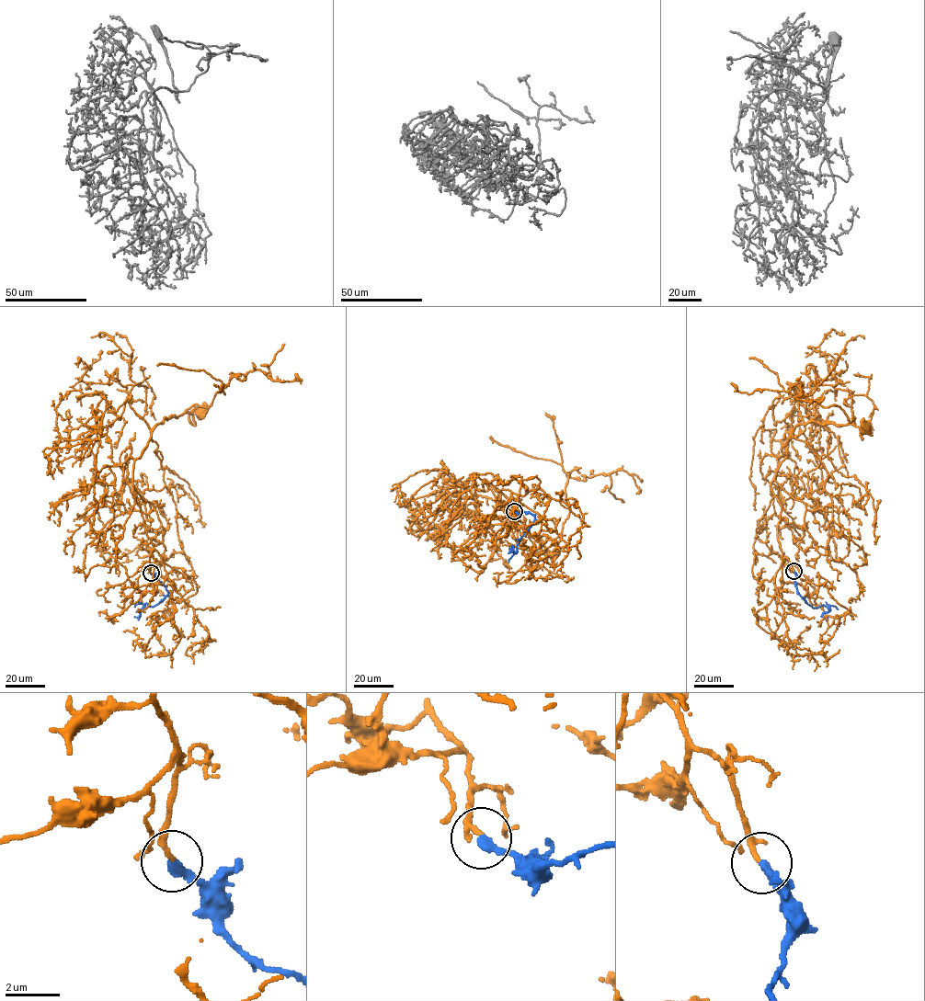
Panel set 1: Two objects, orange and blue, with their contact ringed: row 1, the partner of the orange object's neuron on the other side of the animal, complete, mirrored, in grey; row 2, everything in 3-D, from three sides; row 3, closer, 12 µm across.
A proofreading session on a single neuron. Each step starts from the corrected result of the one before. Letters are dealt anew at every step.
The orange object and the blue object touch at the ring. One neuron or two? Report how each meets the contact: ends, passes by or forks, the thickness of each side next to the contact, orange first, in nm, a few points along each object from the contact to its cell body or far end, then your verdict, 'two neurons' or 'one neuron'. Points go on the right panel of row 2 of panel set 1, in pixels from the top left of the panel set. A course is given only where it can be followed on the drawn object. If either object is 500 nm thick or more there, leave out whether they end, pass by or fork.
orange passes by; blue ends; calibres 130 and 360 nm; course orange (793, 571), (770, 486), (782, 448), (799, 425), (853, 425), (862, 438), (864, 426); course blue (793, 571), (800, 596), (813, 608), (827, 608), (822, 614), (827, 617); one neuron

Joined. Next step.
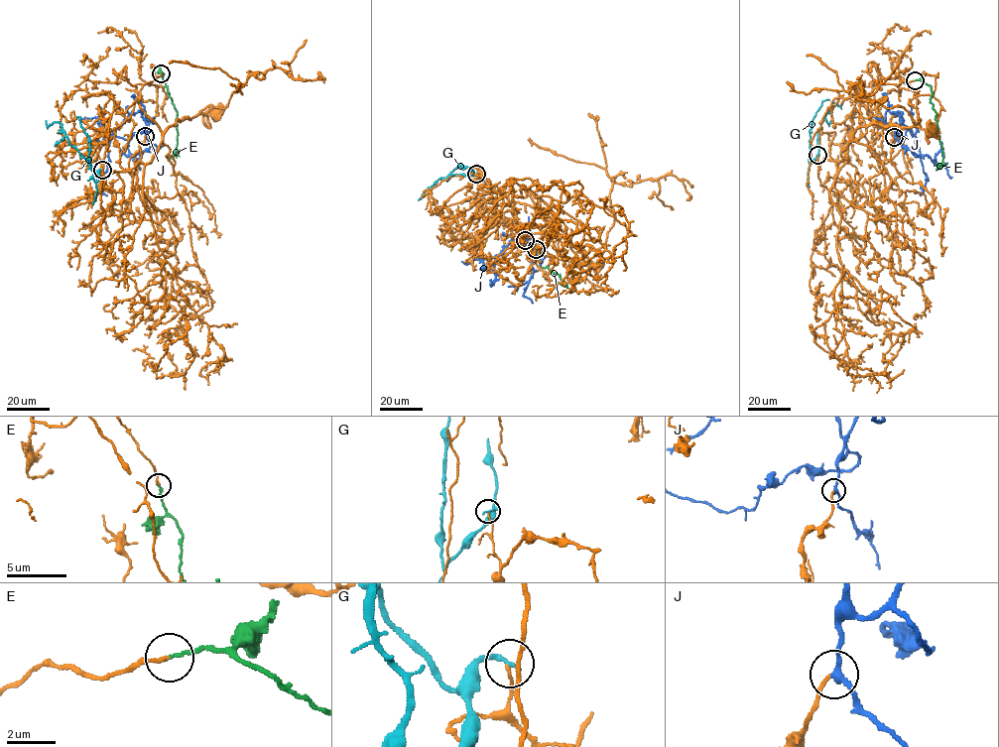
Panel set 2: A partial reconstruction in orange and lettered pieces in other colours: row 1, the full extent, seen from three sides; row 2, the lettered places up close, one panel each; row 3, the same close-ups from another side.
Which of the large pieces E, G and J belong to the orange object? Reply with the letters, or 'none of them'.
E, J

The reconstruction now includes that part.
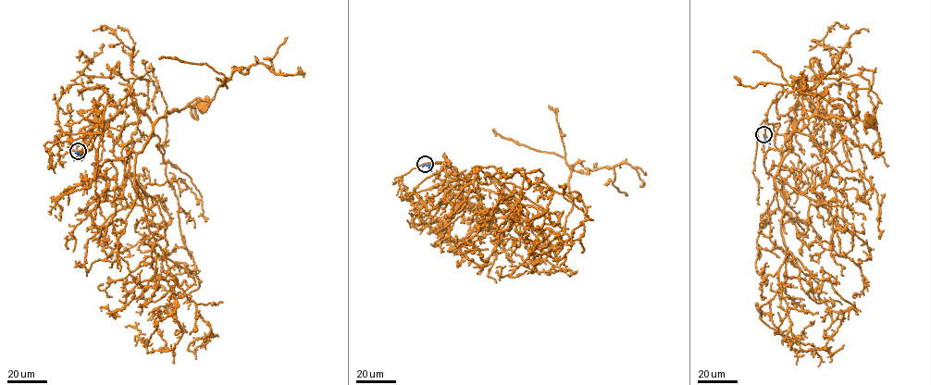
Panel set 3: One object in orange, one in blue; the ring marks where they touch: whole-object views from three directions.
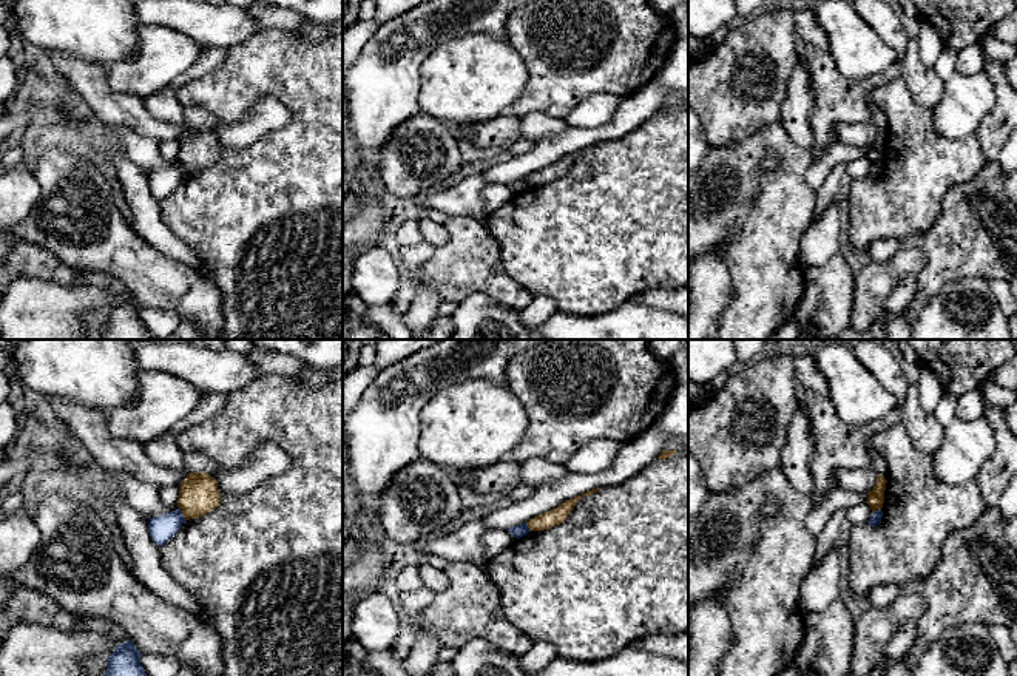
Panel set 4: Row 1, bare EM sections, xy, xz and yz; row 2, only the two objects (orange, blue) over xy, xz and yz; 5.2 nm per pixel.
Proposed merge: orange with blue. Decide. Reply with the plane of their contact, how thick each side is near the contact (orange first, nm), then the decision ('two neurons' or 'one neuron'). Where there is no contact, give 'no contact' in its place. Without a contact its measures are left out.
xy | 200/130 nm | two neurons

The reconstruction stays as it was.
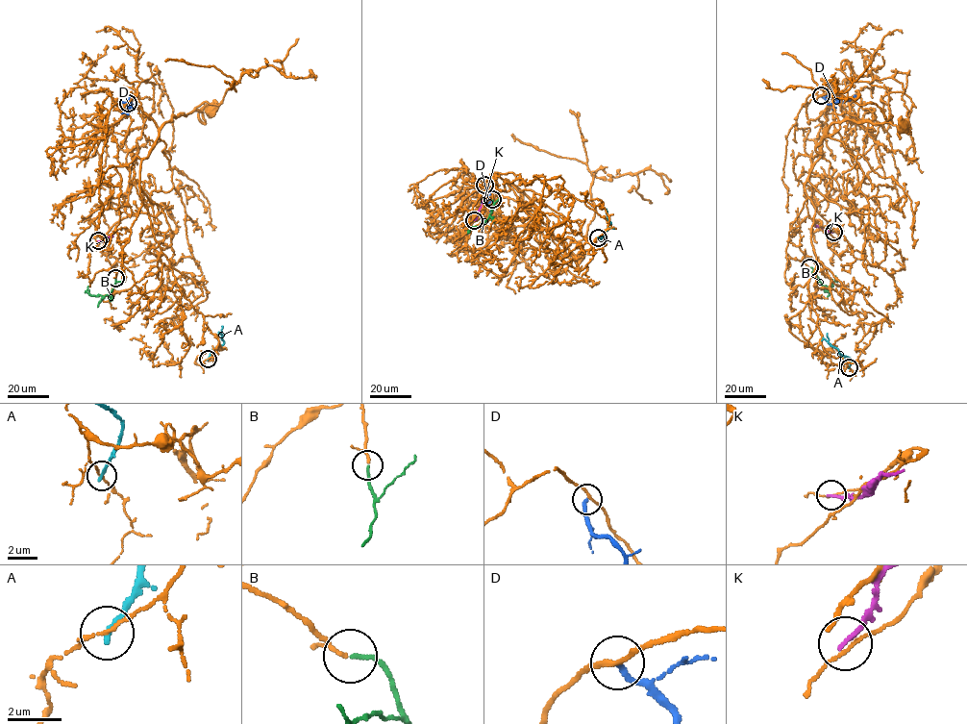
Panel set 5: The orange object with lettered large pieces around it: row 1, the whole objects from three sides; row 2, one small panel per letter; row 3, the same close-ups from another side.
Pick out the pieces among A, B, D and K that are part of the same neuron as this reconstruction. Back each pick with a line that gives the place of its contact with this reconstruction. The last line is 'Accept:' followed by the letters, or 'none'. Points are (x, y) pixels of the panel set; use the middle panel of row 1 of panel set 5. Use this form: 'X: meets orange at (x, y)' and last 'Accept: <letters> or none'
B: meets orange at (492, 199)
Accept: B

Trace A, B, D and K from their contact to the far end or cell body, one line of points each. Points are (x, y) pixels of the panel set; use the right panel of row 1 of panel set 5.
A: (849, 367), (852, 360), (828, 342), (827, 333)
B: (809, 267), (823, 286), (832, 286), (835, 276)
D: (821, 96), (829, 104), (855, 96), (855, 99)
K: (833, 232), (826, 231), (814, 223)

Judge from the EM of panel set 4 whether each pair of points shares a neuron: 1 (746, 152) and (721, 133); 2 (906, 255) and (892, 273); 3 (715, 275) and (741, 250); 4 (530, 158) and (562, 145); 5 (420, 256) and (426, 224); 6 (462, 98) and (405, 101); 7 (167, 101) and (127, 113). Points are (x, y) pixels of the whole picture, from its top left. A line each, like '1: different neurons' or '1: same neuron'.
1: different neurons
2: same neuron
3: different neurons
4: same neuron
5: different neurons
6: different neurons
7: different neurons

